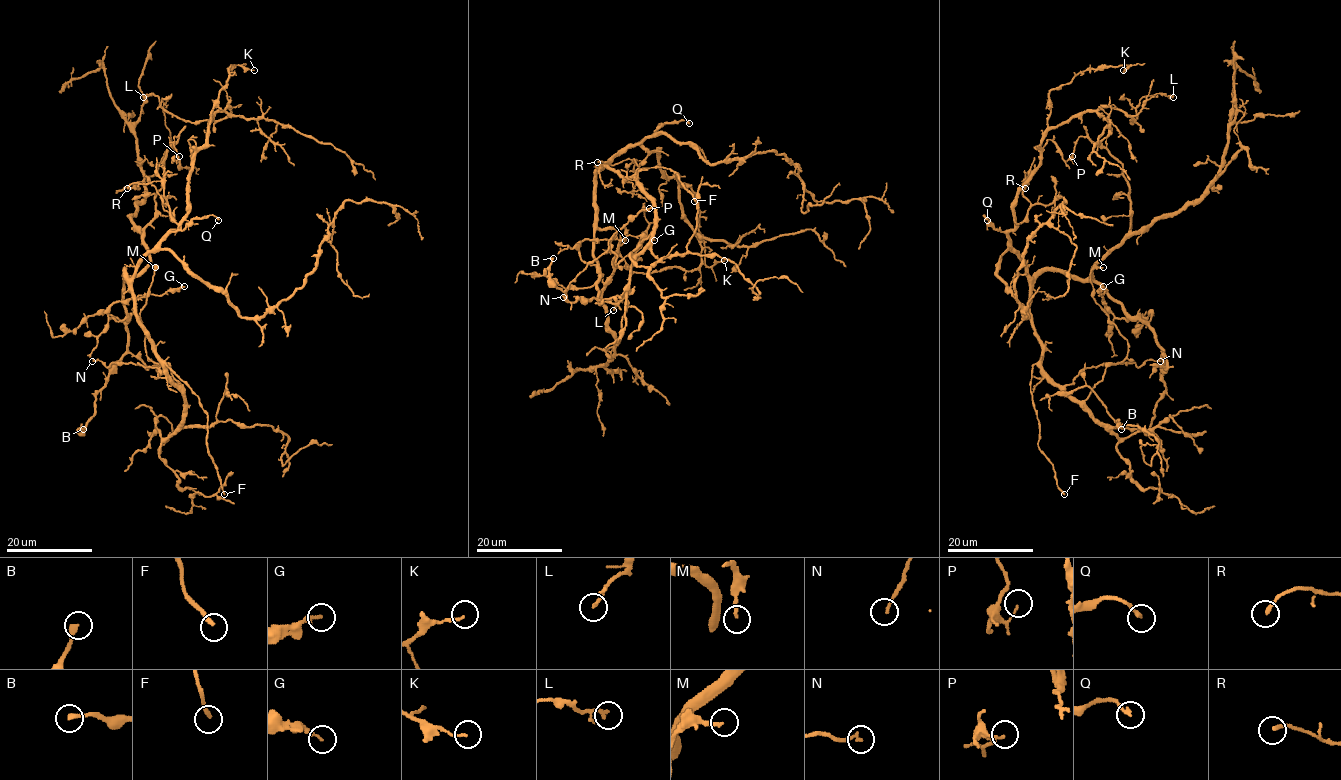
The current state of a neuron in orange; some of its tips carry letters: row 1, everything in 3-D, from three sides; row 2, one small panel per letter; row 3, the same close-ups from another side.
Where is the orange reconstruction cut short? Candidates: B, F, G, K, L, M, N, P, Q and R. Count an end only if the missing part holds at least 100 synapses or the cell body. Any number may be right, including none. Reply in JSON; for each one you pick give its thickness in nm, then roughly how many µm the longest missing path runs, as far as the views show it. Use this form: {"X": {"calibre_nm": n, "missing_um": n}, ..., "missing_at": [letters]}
{"F": {"calibre_nm": 220, "missing_um": 60}, "missing_at": ["F"]}

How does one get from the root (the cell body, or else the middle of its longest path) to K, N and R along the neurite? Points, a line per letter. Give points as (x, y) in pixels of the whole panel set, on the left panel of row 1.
K: (135, 266), (187, 213), (187, 174), (194, 154), (205, 142), (228, 69), (240, 64), (254, 70)
N: (135, 266), (136, 322), (166, 376), (182, 384), (156, 367), (92, 361)
R: (135, 266), (177, 224), (170, 214), (163, 185), (159, 181), (132, 183), (127, 188)

